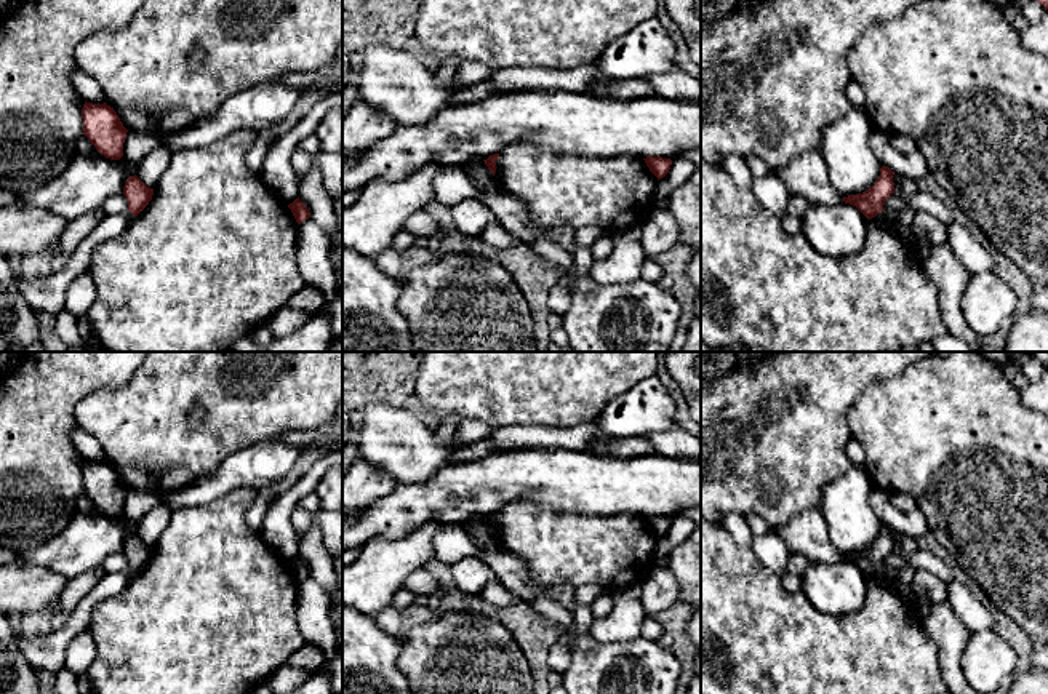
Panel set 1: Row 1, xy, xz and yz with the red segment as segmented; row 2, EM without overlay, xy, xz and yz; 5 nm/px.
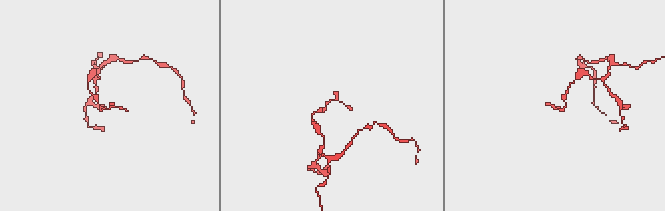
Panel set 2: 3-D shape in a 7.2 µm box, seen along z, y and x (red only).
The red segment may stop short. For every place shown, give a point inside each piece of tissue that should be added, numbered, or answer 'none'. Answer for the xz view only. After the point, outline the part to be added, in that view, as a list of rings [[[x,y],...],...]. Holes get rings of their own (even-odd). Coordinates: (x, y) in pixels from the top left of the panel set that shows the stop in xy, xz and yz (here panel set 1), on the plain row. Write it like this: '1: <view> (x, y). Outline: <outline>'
none

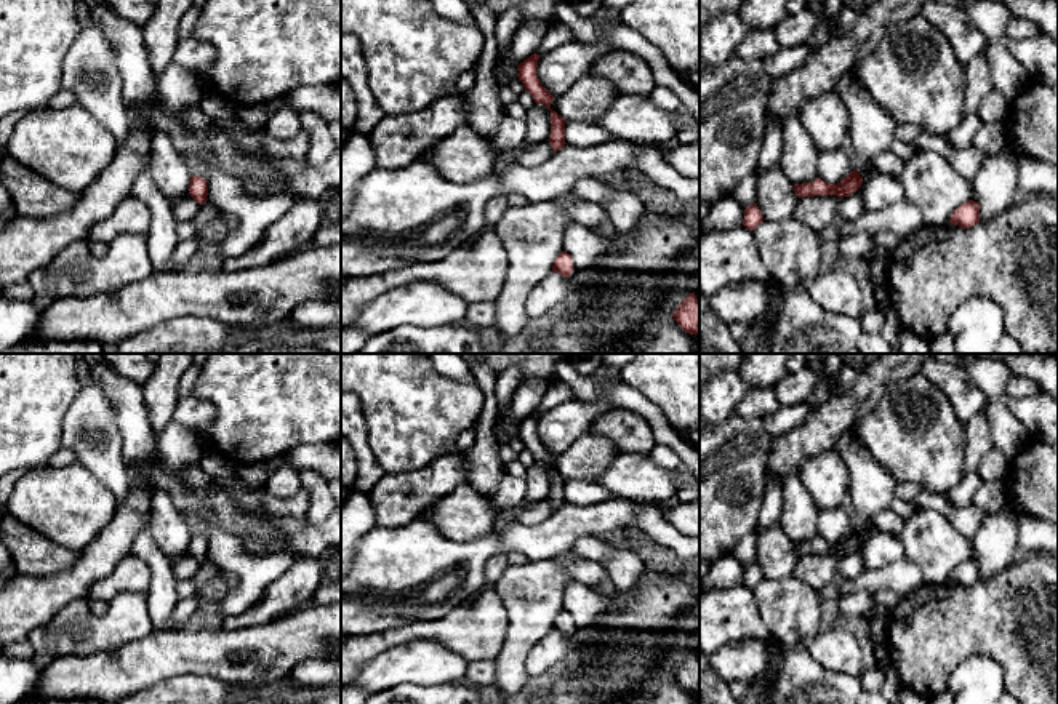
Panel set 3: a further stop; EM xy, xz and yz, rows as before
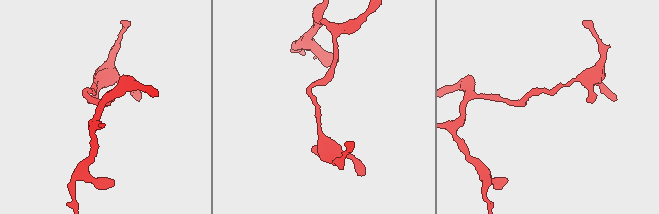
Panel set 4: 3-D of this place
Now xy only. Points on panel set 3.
none

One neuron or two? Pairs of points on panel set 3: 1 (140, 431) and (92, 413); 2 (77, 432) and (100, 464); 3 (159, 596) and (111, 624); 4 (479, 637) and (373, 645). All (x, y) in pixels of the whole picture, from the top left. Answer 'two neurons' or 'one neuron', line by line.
1: two neurons
2: one neuron
3: two neurons
4: one neuron

